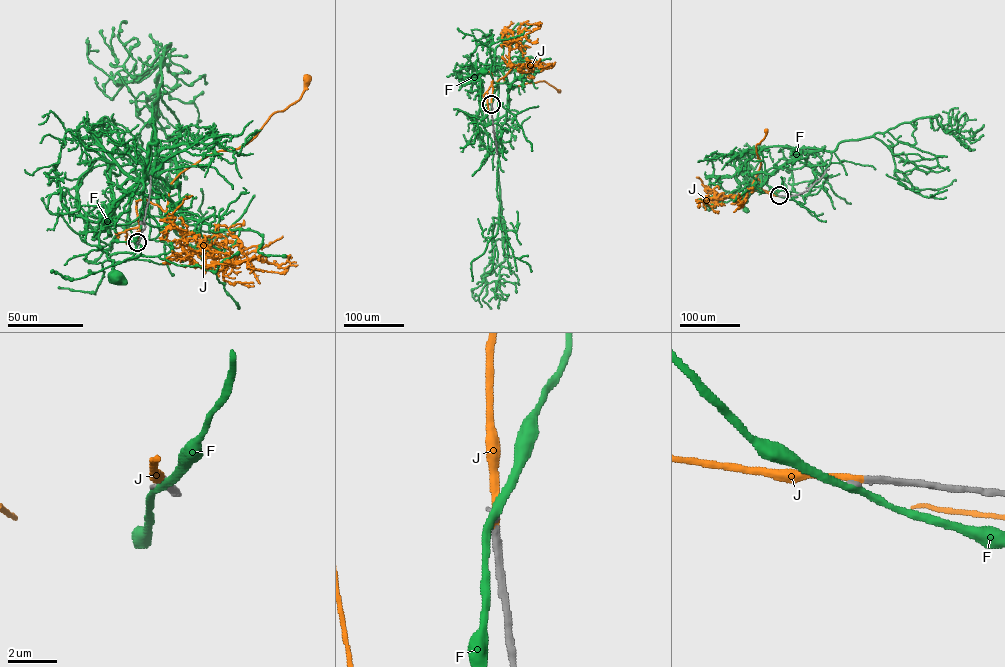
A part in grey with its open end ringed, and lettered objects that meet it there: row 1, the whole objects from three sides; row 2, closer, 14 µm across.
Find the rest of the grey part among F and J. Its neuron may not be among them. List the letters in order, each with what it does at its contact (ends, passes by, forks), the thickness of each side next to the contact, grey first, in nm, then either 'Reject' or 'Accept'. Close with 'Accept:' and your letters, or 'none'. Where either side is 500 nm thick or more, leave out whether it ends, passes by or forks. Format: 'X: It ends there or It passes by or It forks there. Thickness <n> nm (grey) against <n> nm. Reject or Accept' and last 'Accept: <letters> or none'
F: It passes by. Thickness 240 nm (grey) against 320 nm. Reject
J: It ends there. Thickness 320 nm (grey) against 280 nm. Accept
Accept: J

